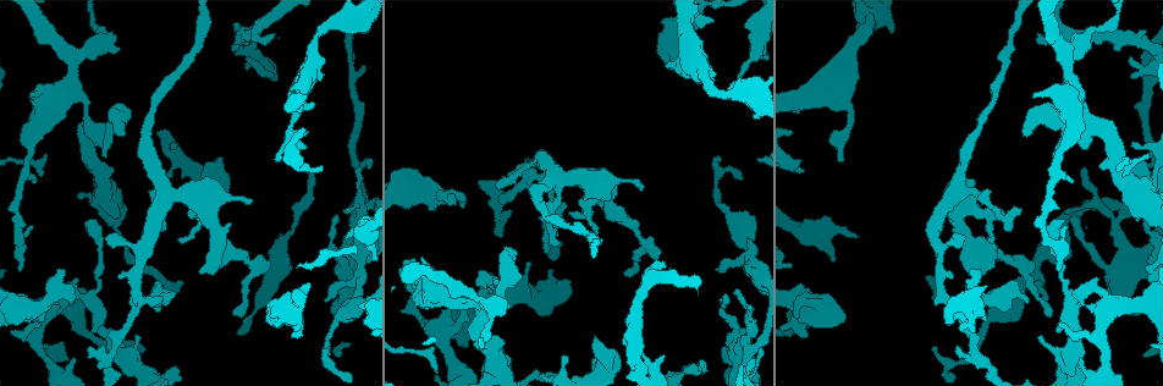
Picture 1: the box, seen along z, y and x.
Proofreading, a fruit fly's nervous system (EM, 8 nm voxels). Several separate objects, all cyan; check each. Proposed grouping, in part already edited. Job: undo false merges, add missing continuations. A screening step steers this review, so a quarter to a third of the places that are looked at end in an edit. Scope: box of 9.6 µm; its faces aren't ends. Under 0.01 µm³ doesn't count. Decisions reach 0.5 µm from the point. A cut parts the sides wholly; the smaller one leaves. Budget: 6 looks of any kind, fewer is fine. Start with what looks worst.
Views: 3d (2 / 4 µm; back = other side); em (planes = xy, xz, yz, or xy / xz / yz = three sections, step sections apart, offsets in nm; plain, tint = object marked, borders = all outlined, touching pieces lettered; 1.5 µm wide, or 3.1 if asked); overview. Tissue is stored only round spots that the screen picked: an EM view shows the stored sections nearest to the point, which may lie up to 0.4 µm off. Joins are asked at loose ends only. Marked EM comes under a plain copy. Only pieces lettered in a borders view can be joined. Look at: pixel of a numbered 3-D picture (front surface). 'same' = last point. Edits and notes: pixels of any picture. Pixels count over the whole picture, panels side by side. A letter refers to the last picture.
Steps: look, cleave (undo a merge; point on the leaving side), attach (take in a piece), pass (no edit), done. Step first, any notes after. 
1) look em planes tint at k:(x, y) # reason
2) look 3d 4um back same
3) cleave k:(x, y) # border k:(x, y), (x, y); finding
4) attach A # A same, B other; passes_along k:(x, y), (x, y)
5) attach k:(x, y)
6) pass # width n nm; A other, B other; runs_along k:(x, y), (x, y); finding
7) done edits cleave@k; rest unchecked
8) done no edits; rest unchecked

look 3d 4um at 1:(669, 268) # free end

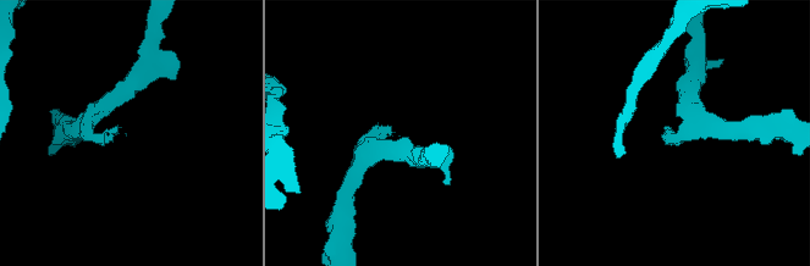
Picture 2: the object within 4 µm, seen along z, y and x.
look em planes borders at 2:(669, 130) # need the tissue

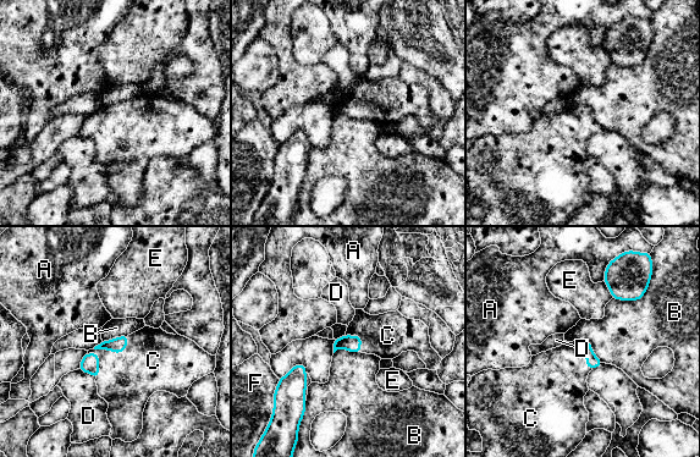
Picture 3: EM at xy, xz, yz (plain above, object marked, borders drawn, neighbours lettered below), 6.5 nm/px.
attach C # A other, B other, C same, D other, E other, F other; it goes on there

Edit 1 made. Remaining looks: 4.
look overview

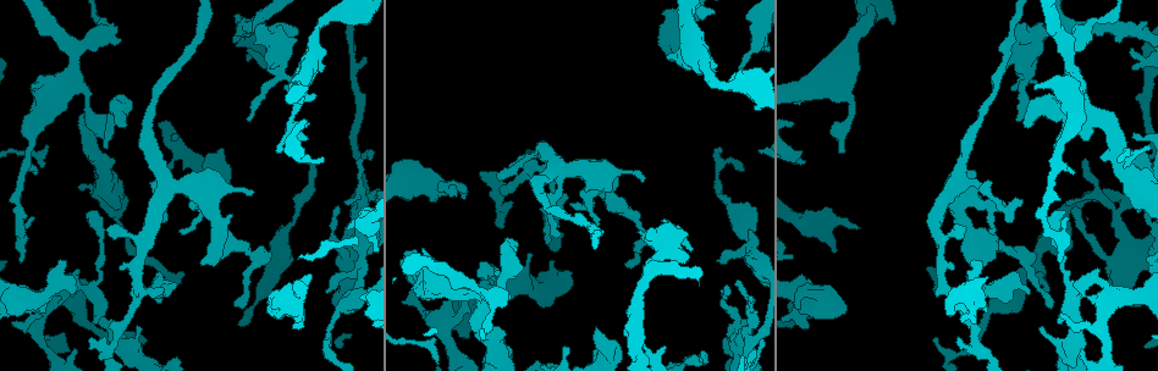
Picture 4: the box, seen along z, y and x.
look 3d 4um at 4:(1019, 254) # a fork

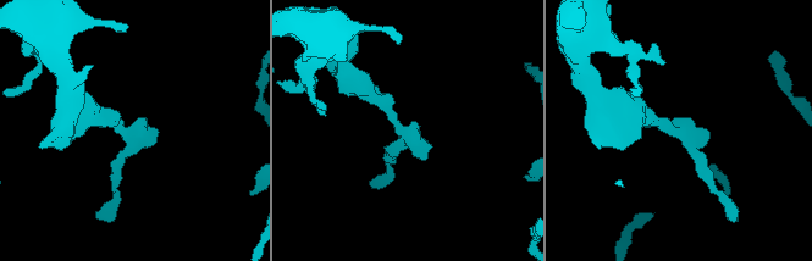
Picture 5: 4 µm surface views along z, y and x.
look em xy step 8 tint at 5:(402, 131) # need the tissue

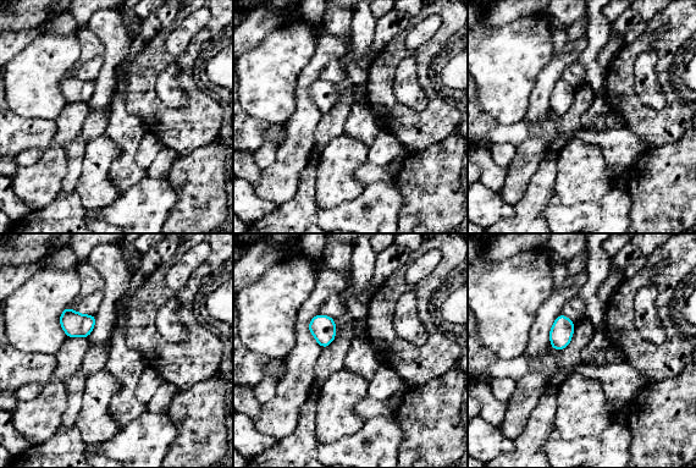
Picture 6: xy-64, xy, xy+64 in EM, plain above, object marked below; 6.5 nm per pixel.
look em xy step 8 borders same # see the neighbours

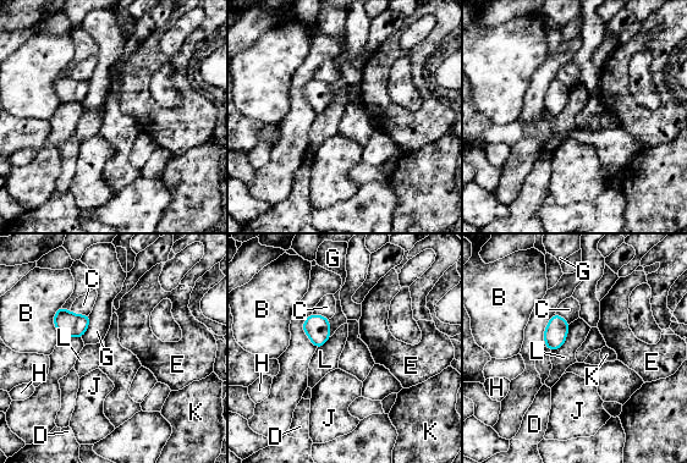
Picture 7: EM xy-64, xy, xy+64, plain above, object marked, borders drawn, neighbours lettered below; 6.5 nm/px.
pass # B other, C other, D other, E other, G other, H other, J other, K other, L other; border 7:(570, 324), (566, 340), (551, 351); all the same neuron

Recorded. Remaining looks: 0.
done edits attach@3; rest unchecked

